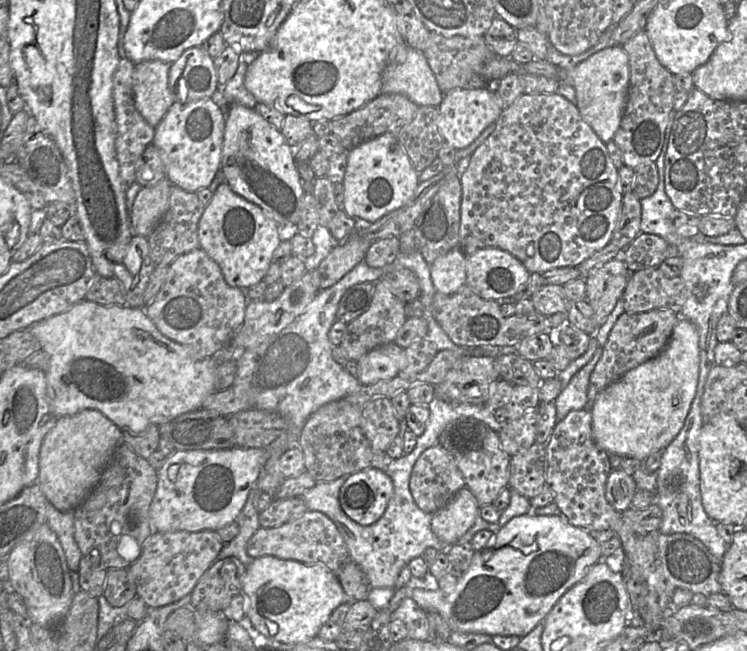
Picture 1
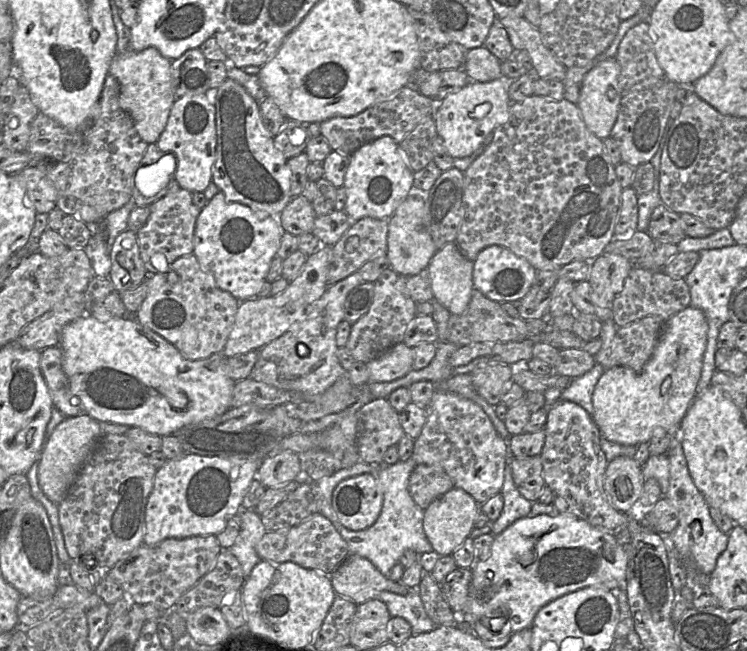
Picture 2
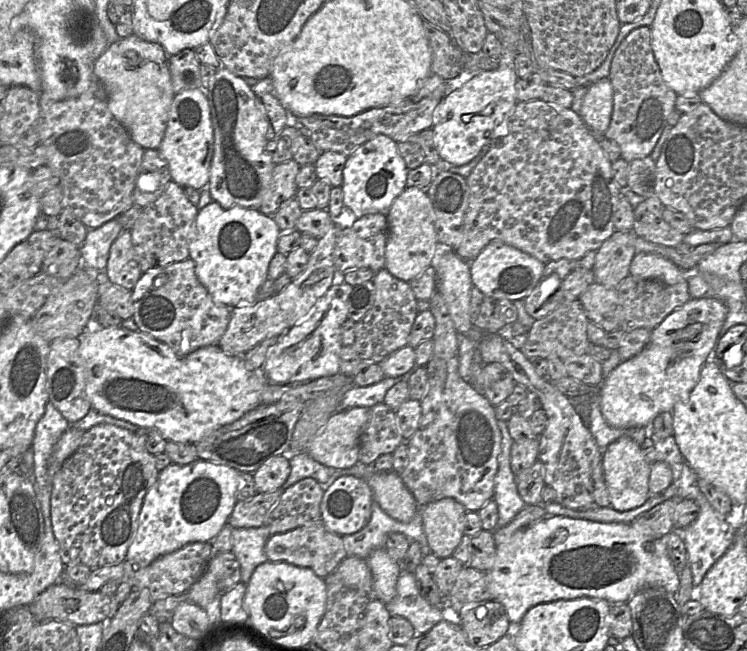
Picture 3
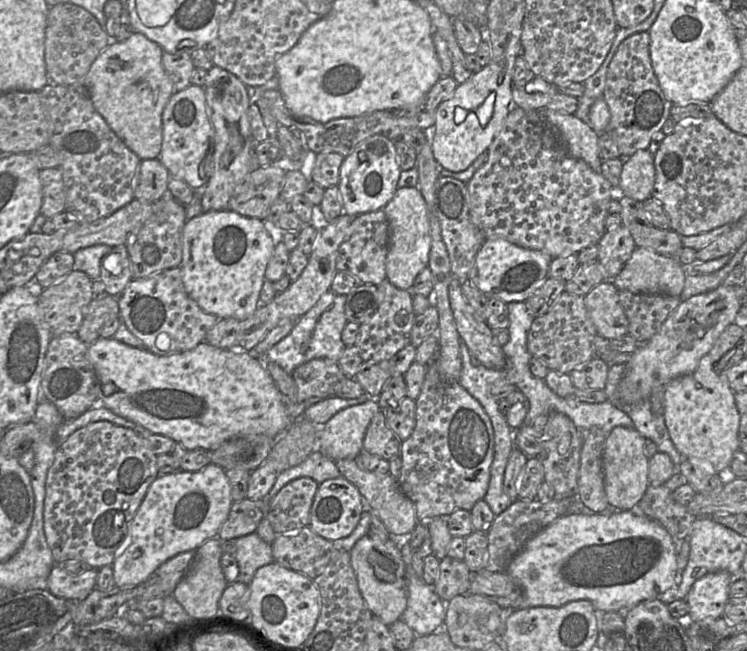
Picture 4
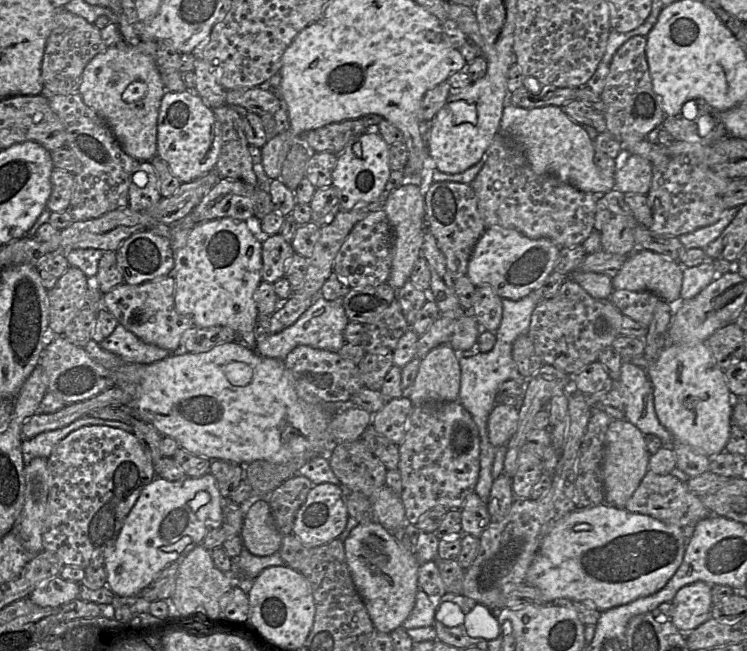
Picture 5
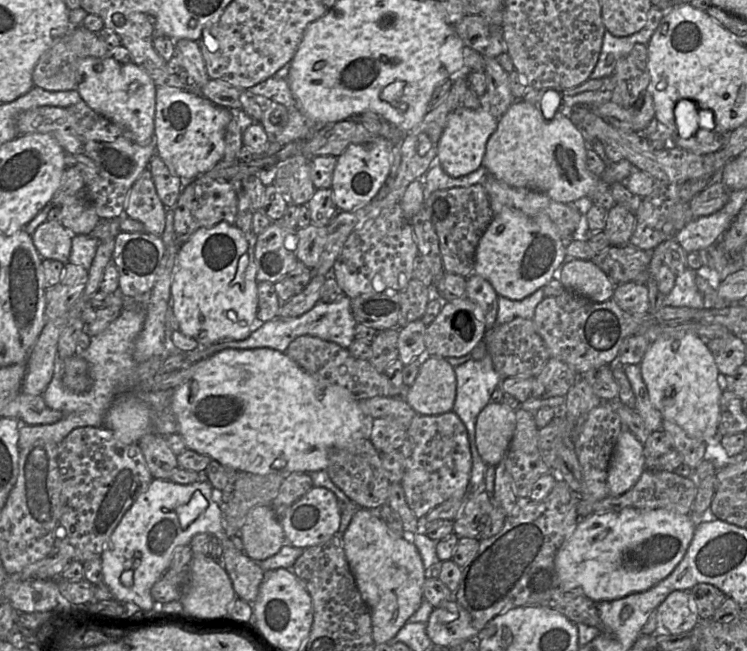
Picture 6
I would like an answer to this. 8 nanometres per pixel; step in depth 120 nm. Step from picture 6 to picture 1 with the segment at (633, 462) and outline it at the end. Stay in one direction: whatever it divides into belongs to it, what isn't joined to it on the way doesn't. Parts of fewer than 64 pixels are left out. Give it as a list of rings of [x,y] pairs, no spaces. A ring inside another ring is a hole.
[[[613,469],[608,476],[605,496],[607,502],[618,512],[631,507],[632,499],[637,491],[635,481],[622,469]]]

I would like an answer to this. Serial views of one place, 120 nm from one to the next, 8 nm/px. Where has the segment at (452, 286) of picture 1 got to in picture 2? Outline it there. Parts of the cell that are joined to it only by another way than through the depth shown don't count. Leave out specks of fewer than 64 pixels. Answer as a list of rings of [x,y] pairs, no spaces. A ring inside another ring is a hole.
[[[455,242],[436,251],[427,267],[434,300],[451,314],[465,312],[474,290],[473,261],[462,255]]]

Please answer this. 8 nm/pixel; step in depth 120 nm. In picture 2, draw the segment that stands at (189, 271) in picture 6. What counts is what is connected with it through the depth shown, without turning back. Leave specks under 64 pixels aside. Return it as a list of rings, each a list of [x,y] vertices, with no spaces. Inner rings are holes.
[[[218,191],[197,217],[193,254],[201,268],[213,275],[221,290],[245,301],[256,297],[266,282],[284,232],[277,216],[255,211],[238,202],[228,202]]]

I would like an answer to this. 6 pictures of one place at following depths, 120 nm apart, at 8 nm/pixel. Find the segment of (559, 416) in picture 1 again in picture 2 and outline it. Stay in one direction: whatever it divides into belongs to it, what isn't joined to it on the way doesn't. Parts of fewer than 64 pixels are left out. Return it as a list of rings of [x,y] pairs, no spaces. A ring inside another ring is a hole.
[[[595,363],[588,372],[571,380],[570,384],[563,390],[560,399],[580,405],[593,417],[592,397],[595,387],[604,372],[603,366]]]

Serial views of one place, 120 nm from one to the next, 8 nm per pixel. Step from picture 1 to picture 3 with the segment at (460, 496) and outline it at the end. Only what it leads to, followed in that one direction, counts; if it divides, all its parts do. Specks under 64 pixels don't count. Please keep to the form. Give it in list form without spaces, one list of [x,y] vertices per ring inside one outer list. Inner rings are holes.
[[[443,498],[421,507],[431,553],[440,559],[452,556],[464,536],[466,512],[464,506],[453,498]]]

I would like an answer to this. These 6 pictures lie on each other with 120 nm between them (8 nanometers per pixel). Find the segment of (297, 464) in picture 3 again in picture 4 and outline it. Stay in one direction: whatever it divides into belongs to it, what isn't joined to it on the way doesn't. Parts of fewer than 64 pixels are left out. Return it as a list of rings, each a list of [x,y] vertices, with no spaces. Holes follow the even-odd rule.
[[[313,451],[299,465],[279,473],[275,484],[266,496],[273,498],[286,484],[301,477],[312,478],[320,485],[326,480],[340,476],[341,473],[335,461],[323,455],[320,451]]]

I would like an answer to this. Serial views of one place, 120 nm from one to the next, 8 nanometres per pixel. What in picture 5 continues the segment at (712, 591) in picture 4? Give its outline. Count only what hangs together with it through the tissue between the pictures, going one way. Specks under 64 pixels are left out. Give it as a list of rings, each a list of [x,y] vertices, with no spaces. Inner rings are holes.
[[[703,581],[682,587],[672,603],[674,614],[672,623],[682,633],[689,633],[711,617],[712,585]]]

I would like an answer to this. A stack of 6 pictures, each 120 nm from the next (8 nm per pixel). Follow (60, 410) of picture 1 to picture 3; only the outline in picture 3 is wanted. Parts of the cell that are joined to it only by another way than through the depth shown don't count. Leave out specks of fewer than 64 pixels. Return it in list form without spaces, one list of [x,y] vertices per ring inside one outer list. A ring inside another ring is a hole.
[[[121,325],[118,327],[102,328],[94,332],[89,332],[86,329],[78,338],[80,339],[79,355],[85,367],[85,393],[91,403],[92,409],[102,414],[125,420],[141,428],[156,429],[166,441],[196,444],[214,430],[233,423],[248,411],[262,404],[262,391],[267,383],[271,383],[262,370],[248,369],[242,356],[226,355],[218,345],[205,346],[185,357],[180,357],[165,343],[139,330],[131,331],[123,328]]]

